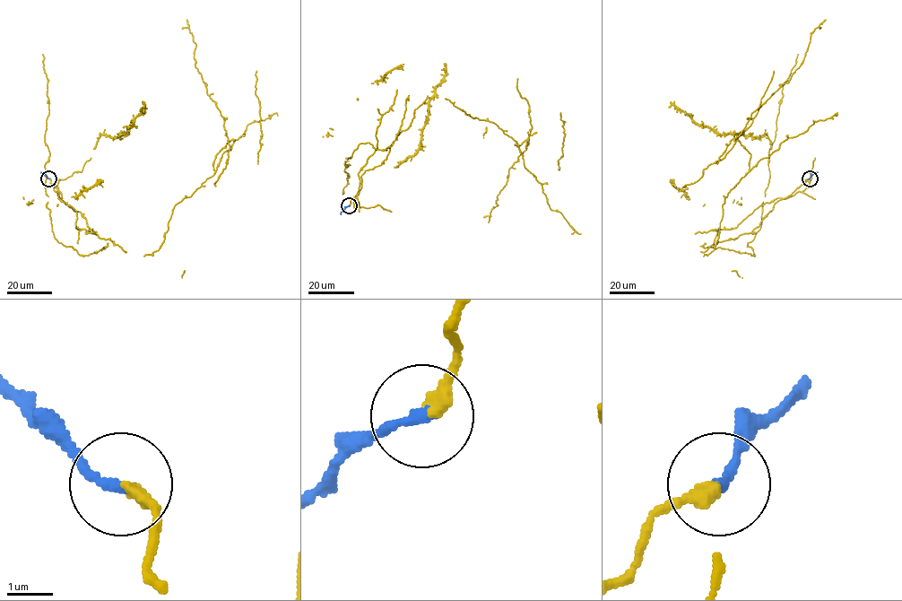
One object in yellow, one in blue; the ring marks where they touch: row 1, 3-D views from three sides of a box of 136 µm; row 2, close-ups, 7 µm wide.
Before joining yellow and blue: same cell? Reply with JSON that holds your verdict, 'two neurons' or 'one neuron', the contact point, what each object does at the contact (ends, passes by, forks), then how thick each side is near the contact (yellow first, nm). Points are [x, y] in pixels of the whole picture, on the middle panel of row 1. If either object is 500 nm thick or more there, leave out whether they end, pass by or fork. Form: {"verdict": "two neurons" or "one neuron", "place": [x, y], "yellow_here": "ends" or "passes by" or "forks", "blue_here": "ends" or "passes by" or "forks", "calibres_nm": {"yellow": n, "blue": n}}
{"verdict": "two neurons", "place": [349, 205], "yellow_here": "ends", "blue_here": "ends", "calibres_nm": {"yellow": 320, "blue": 240}}

